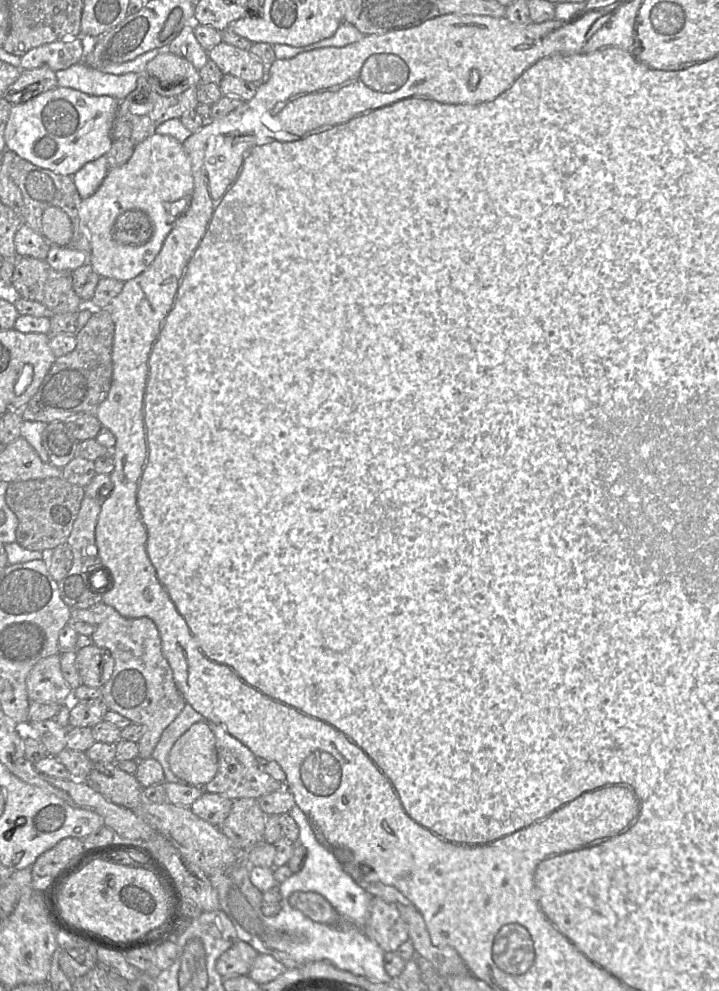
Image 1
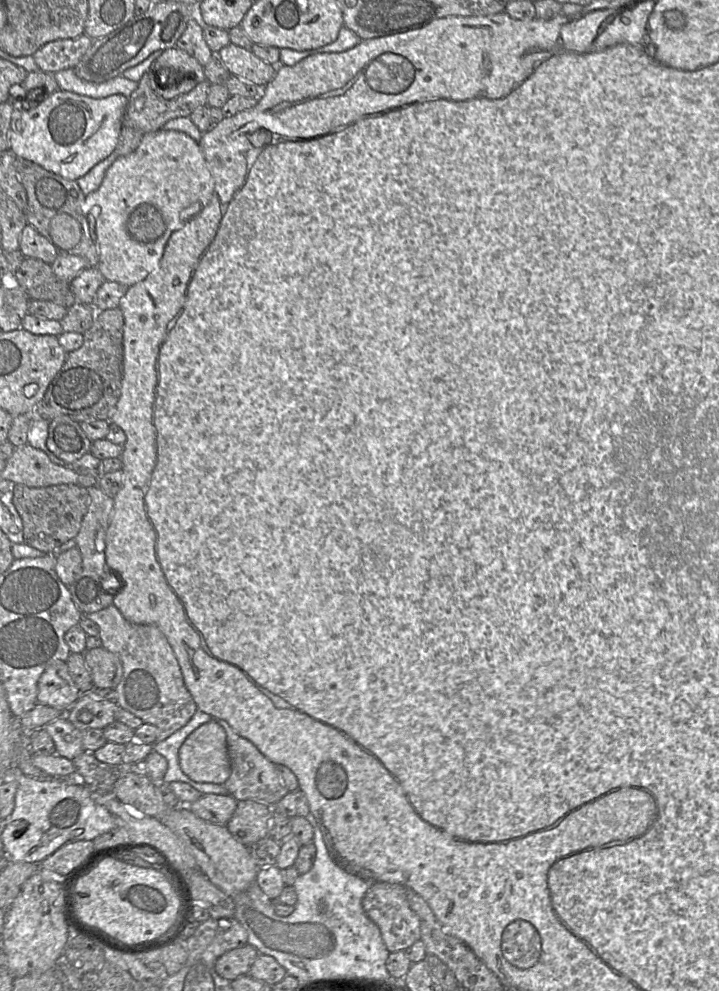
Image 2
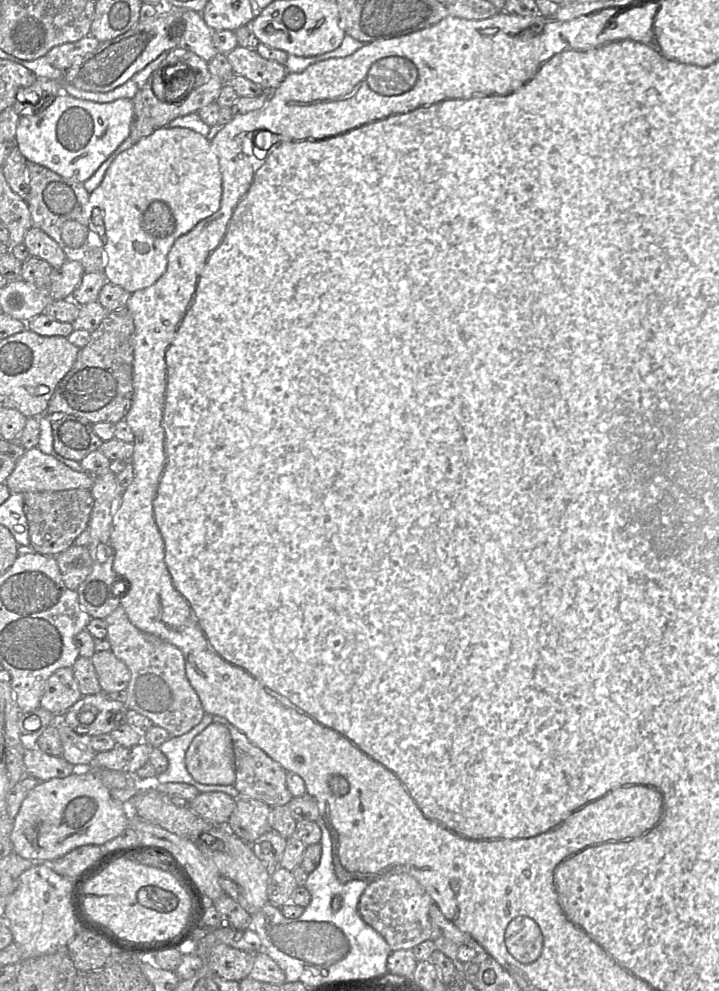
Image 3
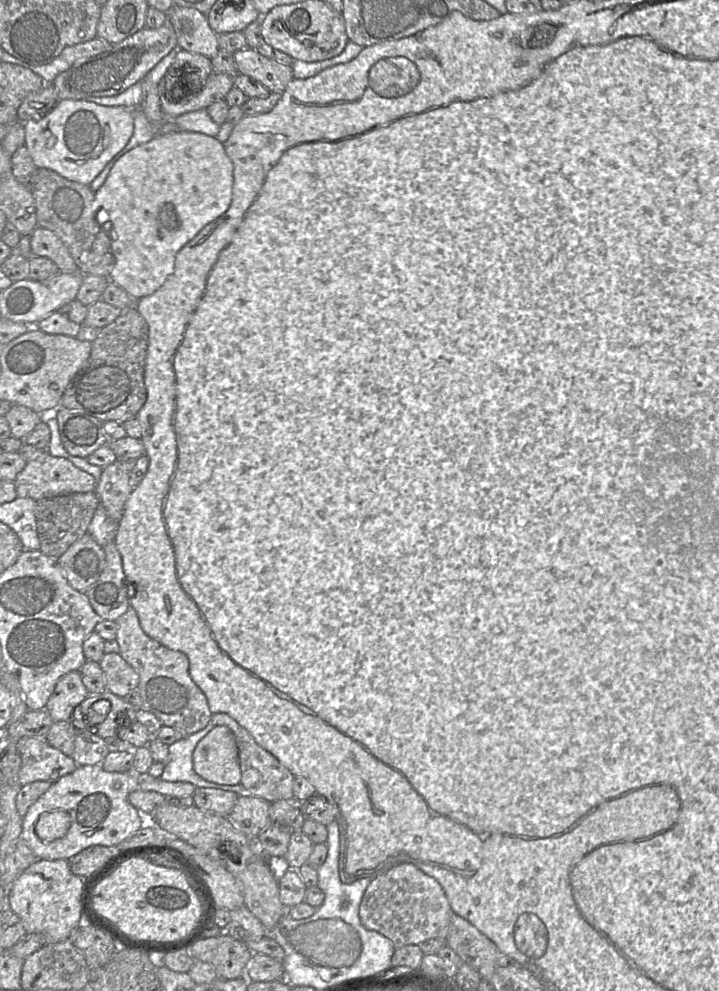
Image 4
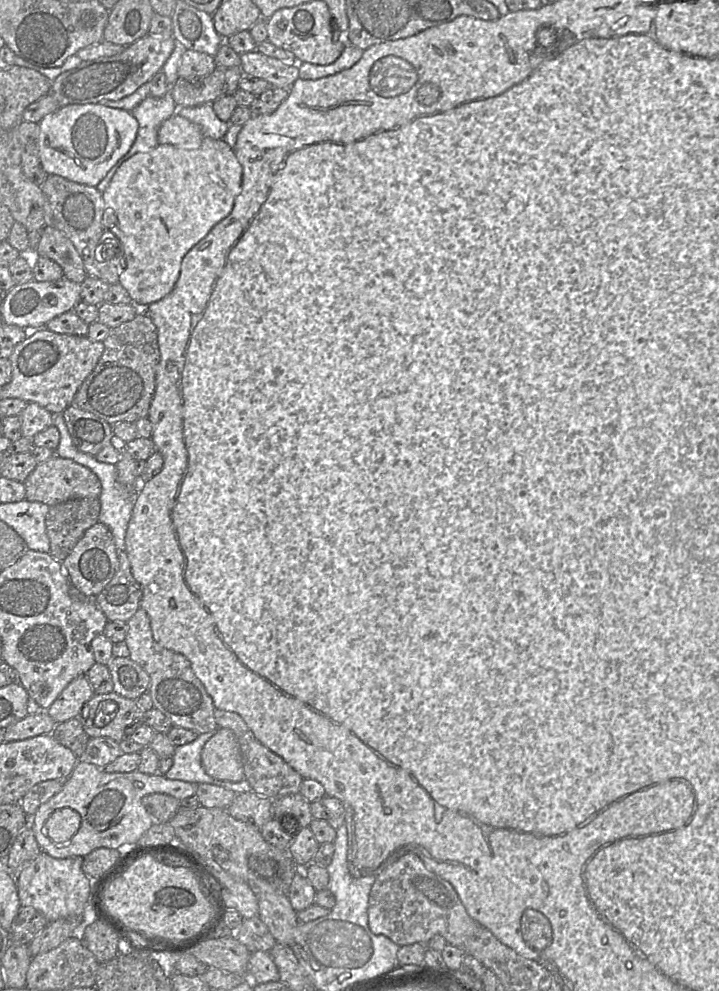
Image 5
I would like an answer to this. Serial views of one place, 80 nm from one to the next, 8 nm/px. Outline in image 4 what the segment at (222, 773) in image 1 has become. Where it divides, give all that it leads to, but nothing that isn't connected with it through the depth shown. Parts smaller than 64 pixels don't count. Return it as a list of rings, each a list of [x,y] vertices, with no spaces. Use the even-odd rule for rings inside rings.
[[[225,713],[211,716],[215,726],[227,726],[234,734],[238,747],[238,759],[241,770],[240,784],[247,795],[256,796],[273,803],[277,800],[294,798],[293,784],[295,776],[275,756],[259,746],[250,733]]]

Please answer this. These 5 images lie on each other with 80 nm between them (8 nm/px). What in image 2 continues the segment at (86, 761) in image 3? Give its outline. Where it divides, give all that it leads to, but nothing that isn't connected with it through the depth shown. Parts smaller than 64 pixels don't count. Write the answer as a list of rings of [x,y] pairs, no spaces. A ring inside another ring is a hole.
[[[64,716],[47,723],[40,729],[44,729],[50,735],[58,756],[73,760],[85,752],[82,745],[81,732]]]

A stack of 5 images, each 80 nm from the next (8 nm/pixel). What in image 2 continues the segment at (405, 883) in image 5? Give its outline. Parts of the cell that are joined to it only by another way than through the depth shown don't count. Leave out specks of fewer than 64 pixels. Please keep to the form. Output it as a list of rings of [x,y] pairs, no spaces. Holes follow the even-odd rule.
[[[388,882],[371,883],[363,897],[362,907],[366,915],[378,926],[390,953],[404,951],[421,939],[420,920],[410,907],[405,886]]]

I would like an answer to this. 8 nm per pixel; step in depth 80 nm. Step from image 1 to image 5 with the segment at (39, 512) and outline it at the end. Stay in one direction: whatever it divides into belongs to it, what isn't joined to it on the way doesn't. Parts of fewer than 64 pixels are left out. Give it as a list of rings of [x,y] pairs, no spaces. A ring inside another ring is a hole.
[[[79,498],[50,506],[46,531],[52,557],[62,562],[72,552],[84,533],[98,522],[99,498]]]

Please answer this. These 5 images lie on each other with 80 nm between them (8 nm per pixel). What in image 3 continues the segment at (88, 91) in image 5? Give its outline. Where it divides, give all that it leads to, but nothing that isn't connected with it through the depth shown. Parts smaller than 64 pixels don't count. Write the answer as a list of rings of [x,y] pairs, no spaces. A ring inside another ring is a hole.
[[[162,5],[153,17],[139,20],[125,33],[100,42],[94,51],[76,58],[63,73],[62,81],[92,92],[108,92],[123,85],[150,62],[179,45],[185,31],[184,10],[187,9]]]

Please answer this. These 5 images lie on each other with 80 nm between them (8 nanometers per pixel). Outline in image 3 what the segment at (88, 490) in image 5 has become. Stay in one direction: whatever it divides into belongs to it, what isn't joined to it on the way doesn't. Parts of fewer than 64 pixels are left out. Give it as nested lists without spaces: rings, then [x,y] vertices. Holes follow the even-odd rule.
[[[37,447],[28,449],[16,460],[15,468],[5,481],[12,493],[62,491],[69,489],[91,489],[94,477],[85,472],[78,472],[60,462],[49,454],[43,453]]]

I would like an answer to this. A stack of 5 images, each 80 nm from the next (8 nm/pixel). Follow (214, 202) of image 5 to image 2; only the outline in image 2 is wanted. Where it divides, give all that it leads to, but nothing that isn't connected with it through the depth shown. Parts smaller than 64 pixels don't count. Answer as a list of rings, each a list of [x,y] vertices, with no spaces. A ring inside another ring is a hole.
[[[159,129],[144,134],[140,145],[130,154],[119,156],[107,169],[101,185],[86,195],[82,203],[82,212],[87,216],[93,206],[99,206],[101,212],[96,217],[96,235],[99,253],[97,268],[108,281],[115,281],[129,287],[143,279],[158,268],[170,235],[187,222],[180,216],[182,210],[192,203],[201,203],[204,208],[214,191],[214,180],[207,166],[199,142],[178,130]],[[141,204],[152,204],[161,211],[166,223],[166,230],[153,242],[140,242],[127,232],[127,220],[130,213]]]

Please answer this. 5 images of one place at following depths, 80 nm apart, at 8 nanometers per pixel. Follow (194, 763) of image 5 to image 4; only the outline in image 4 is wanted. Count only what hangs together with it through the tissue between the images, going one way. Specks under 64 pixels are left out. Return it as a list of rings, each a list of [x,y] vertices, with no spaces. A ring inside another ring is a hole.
[[[212,719],[200,731],[183,737],[181,740],[168,745],[169,761],[159,777],[168,782],[189,782],[197,788],[216,788],[234,792],[239,796],[247,795],[245,788],[237,785],[221,785],[208,782],[198,776],[193,769],[192,754],[197,743],[214,728]]]

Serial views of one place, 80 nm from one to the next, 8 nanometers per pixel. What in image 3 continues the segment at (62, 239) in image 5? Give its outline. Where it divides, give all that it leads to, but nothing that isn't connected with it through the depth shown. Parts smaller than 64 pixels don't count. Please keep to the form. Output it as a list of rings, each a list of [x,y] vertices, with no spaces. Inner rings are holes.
[[[31,227],[23,243],[30,256],[46,260],[54,269],[60,268],[68,260],[60,245],[40,228]]]

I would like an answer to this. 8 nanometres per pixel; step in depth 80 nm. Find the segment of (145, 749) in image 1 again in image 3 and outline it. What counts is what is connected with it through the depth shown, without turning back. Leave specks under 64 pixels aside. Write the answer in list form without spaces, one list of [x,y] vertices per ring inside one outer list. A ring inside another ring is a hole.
[[[120,605],[105,619],[107,640],[114,655],[122,661],[131,673],[124,704],[164,728],[172,737],[181,736],[202,720],[205,711],[201,701],[186,676],[185,659],[174,645],[161,638],[139,630],[130,622]]]

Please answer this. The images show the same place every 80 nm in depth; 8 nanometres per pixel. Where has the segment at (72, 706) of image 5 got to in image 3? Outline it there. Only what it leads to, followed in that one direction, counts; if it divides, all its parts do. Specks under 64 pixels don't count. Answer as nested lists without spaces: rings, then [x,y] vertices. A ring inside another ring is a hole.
[[[60,668],[48,678],[40,706],[55,716],[56,723],[81,697],[72,668]]]

